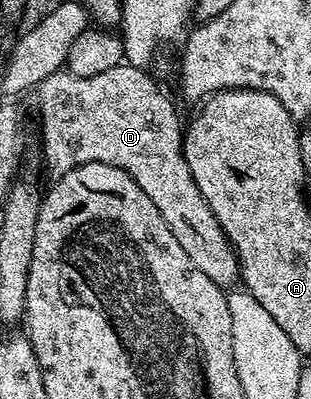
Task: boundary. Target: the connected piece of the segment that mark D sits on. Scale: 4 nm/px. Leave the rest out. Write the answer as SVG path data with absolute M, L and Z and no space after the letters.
M121 64L110 68L106 72L98 72L98 76L82 76L79 78L73 74L61 72L51 74L46 81L41 82L38 87L38 95L40 94L40 138L44 141L44 162L48 165L48 170L52 173L52 176L65 174L82 164L90 164L91 162L114 164L118 168L125 170L138 184L138 188L142 188L142 192L146 192L146 196L150 196L150 200L154 200L154 208L158 208L158 212L162 212L166 224L170 224L170 232L174 232L174 236L178 236L178 244L182 244L186 256L190 256L190 260L194 260L194 268L206 272L206 276L210 276L210 280L214 280L214 284L218 284L222 288L232 288L228 286L234 285L235 282L237 285L242 278L240 261L236 258L236 249L232 246L232 241L228 238L226 232L221 228L214 216L214 212L210 210L210 204L206 204L202 192L198 192L198 184L194 184L194 176L184 159L184 135L182 133L182 122L180 126L180 118L176 115L176 106L160 91L159 84L148 73L147 69L139 66Z

